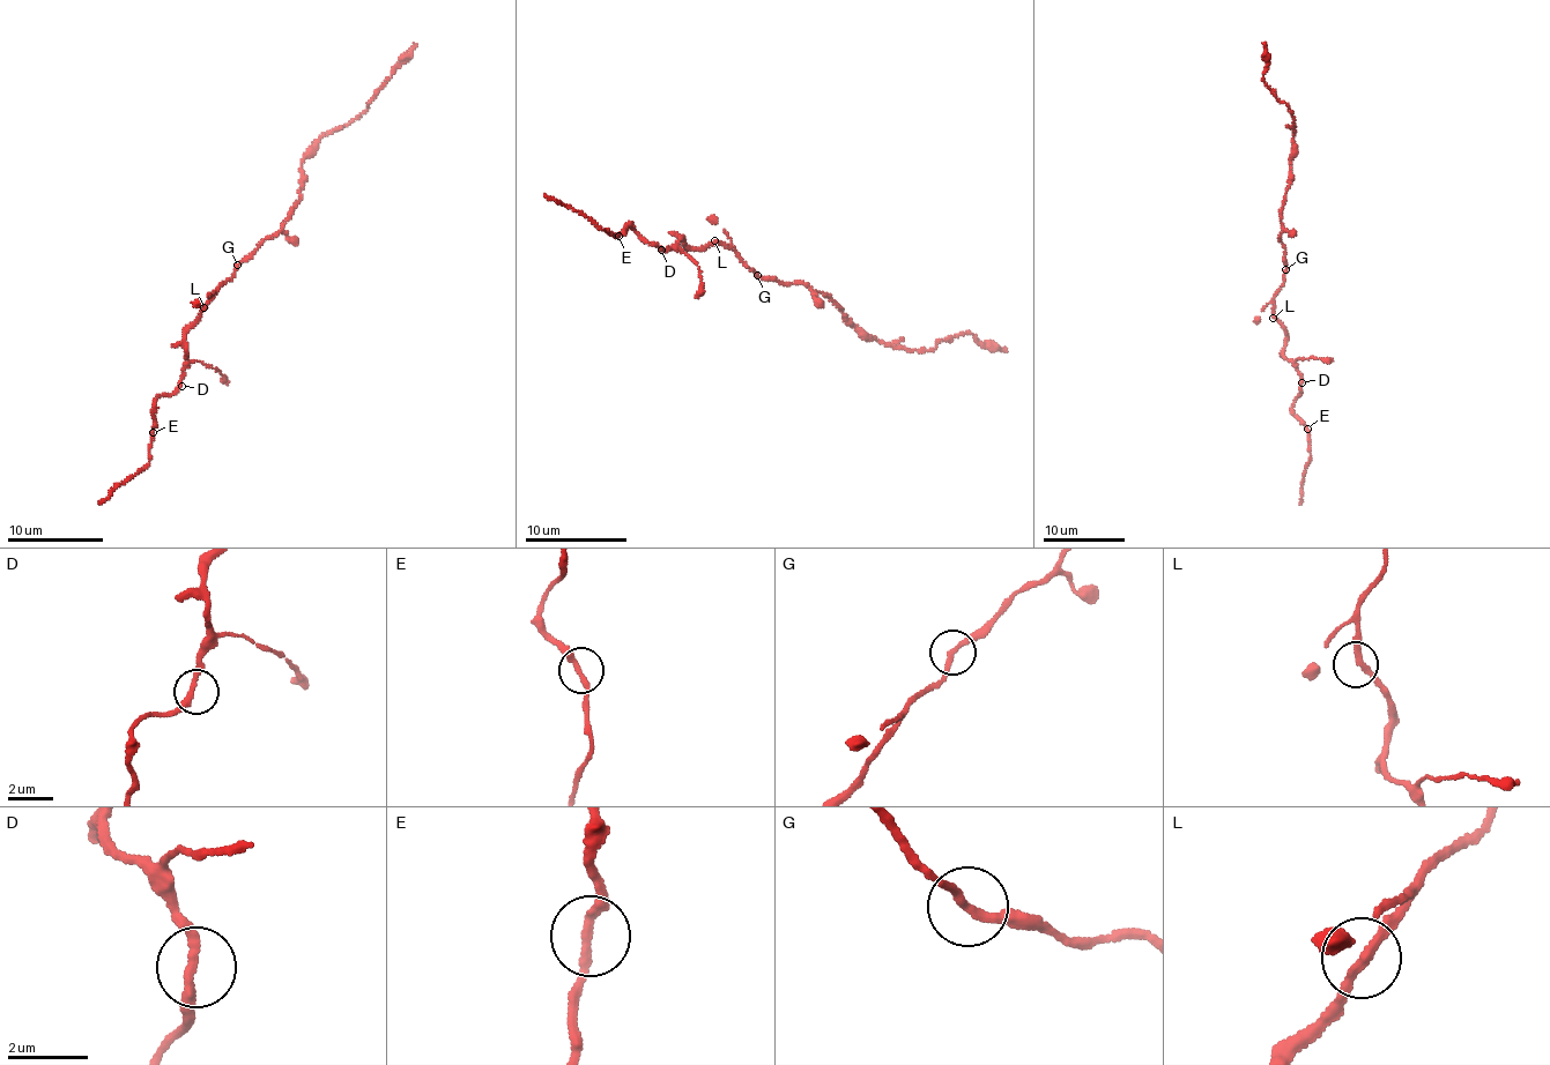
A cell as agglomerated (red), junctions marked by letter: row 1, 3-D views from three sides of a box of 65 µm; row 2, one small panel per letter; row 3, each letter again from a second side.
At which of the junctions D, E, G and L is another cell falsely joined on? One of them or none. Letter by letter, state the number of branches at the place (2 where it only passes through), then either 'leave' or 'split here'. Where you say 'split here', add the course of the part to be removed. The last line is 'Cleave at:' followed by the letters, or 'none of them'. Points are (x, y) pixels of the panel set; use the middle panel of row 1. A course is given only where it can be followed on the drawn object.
D: 2 branches meet; leave
E: 2 branches meet; leave
G: 2 branches meet; leave
L: 2 branches meet; leave
Cleave at: none of them

